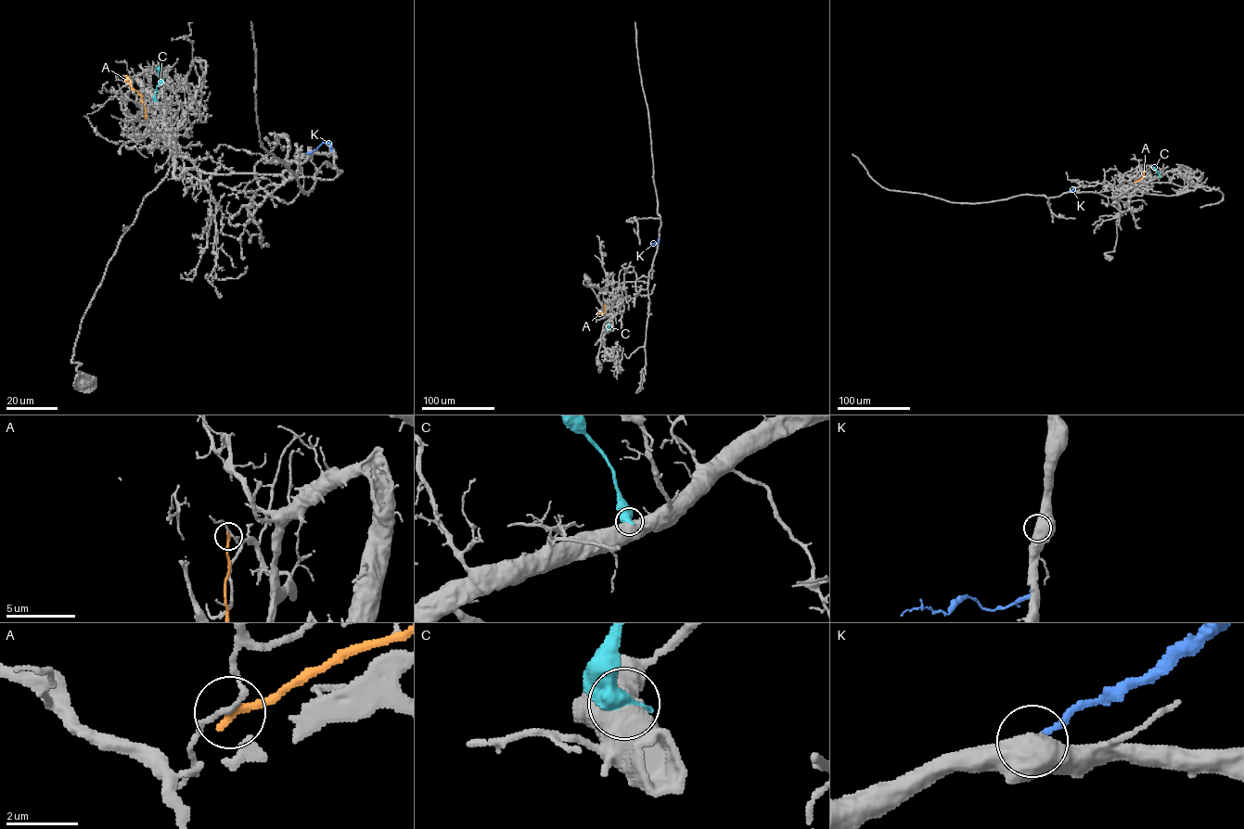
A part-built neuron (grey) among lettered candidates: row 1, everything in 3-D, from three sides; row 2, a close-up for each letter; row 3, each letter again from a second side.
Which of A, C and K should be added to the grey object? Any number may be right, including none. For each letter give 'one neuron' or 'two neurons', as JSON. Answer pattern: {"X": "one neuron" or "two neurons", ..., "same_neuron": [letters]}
{"A": "two neurons", "C": "two neurons", "K": "two neurons", "same_neuron": []}

